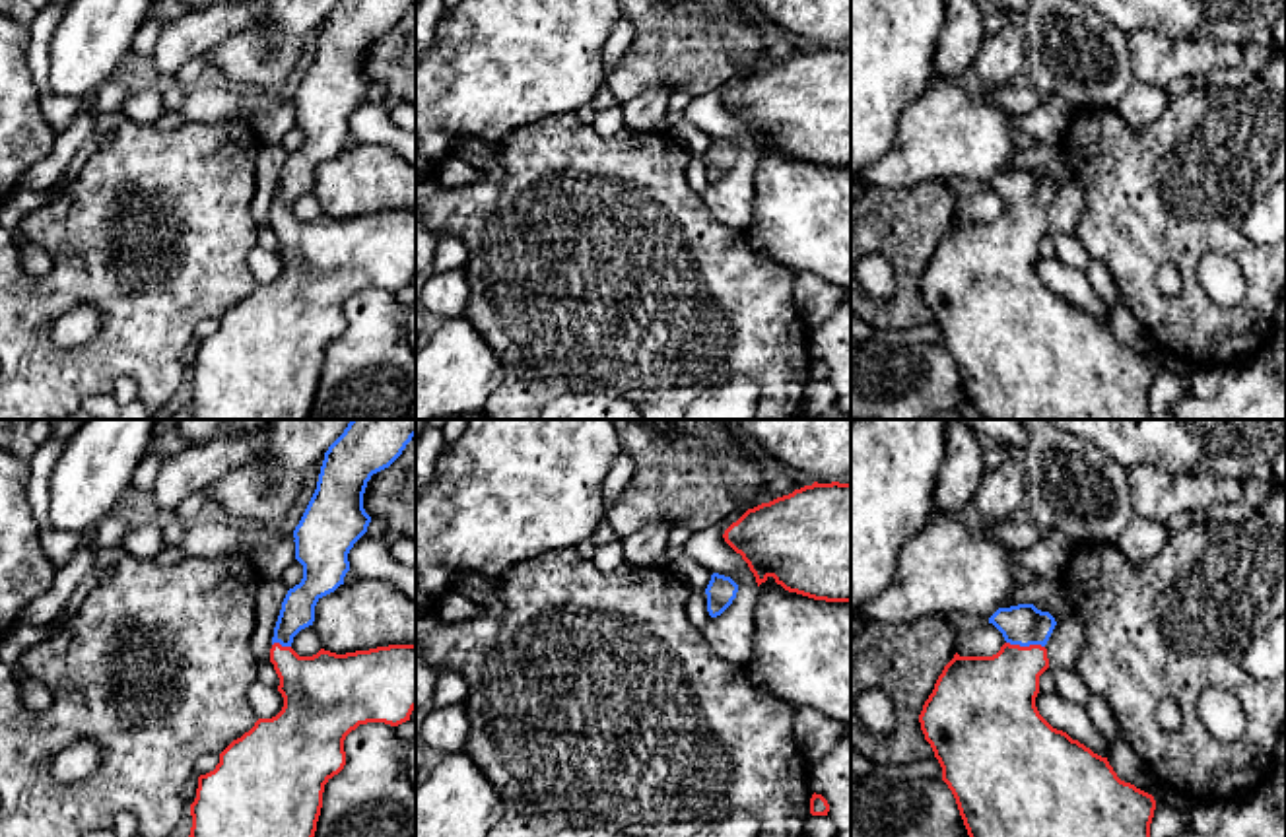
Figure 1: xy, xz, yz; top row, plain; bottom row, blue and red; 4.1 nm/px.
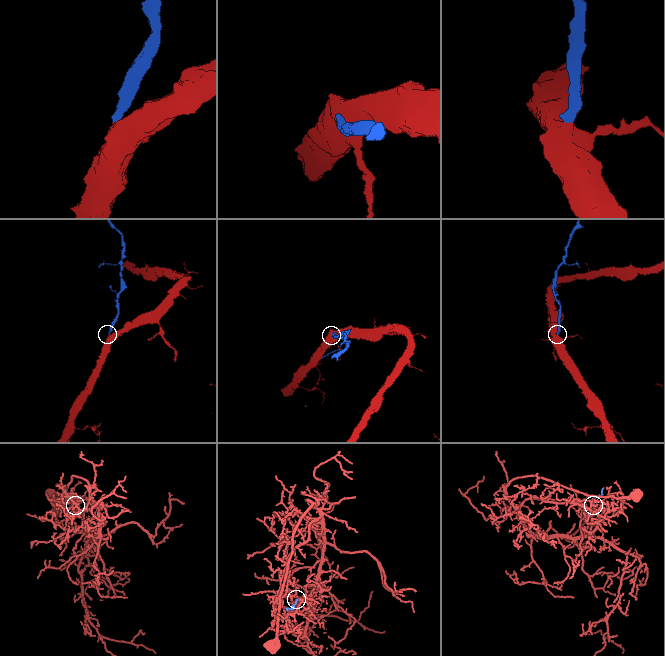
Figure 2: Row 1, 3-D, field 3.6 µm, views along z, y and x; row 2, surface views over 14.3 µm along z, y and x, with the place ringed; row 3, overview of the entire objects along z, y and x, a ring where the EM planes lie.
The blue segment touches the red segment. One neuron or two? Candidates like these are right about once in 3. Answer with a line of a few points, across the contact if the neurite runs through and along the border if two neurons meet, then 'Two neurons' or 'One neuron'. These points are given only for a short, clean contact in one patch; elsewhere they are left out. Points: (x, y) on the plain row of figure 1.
Line: yz (1024, 189), (1026, 210), (1011, 243), (993, 261). One neuron

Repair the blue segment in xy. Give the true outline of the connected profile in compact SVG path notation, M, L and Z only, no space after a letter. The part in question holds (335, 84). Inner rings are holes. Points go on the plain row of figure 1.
M340 0L324 17L317 54L293 95L303 144L282 167L270 214L284 272L272 284L258 284L220 318L214 336L198 342L190 369L190 419L309 419L324 350L346 330L346 301L367 287L398 291L410 285L416 274L416 210L346 219L321 214L313 221L299 221L291 208L301 194L313 190L317 167L344 150L348 118L371 87L363 74L367 47L389 33L412 2Z

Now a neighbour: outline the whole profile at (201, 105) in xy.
M237 87L227 89L185 89L185 99L179 107L179 115L186 122L218 122L231 113L247 113L251 118L268 113L276 107L295 105L293 95L288 93L260 93L245 91Z

